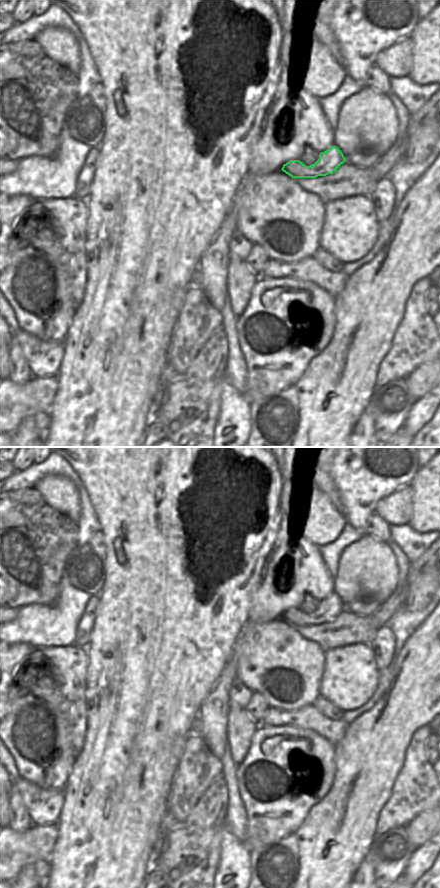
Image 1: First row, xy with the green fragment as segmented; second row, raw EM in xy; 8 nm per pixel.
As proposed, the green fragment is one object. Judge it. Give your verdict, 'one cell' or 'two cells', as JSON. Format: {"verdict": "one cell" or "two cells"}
{"verdict": "one cell"}

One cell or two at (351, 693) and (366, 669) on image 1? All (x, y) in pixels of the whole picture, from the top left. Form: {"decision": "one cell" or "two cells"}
{"decision": "one cell"}

